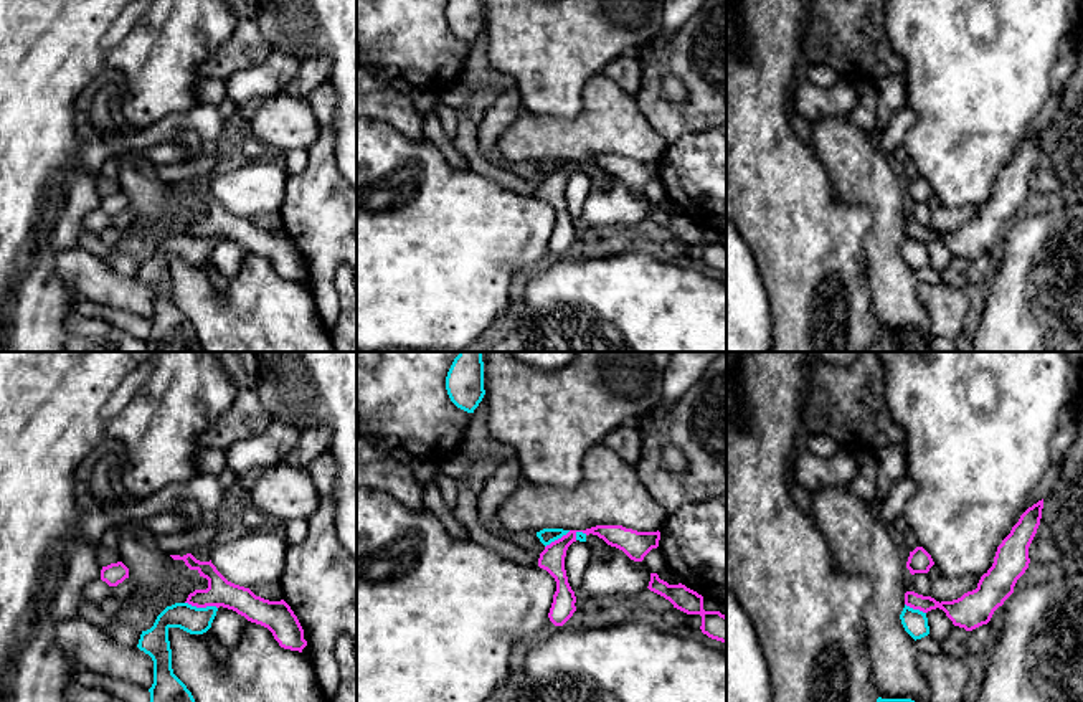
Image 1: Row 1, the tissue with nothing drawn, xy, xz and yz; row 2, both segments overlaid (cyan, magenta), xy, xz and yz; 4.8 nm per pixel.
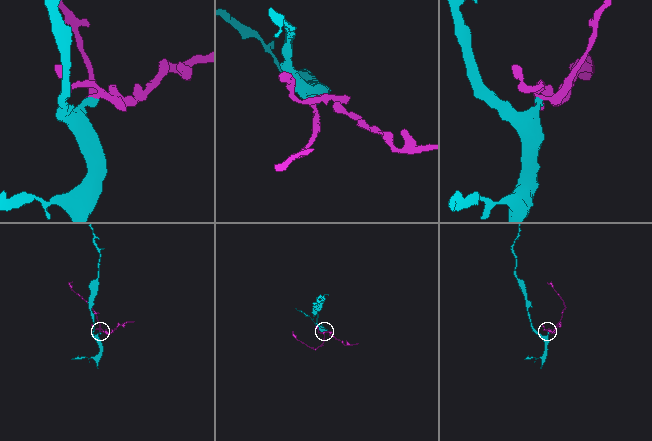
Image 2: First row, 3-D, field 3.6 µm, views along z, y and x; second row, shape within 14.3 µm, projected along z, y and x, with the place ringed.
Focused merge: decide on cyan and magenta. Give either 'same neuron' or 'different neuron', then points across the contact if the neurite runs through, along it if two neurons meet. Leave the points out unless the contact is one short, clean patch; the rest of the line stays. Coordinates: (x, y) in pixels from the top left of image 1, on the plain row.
different neuron; border xy (185, 232), (195, 237), (217, 238)

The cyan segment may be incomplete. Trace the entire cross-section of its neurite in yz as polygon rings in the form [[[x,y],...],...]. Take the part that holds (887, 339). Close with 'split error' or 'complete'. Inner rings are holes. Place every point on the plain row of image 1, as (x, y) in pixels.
[[[877,329],[868,352],[933,352],[911,329]]]; complete

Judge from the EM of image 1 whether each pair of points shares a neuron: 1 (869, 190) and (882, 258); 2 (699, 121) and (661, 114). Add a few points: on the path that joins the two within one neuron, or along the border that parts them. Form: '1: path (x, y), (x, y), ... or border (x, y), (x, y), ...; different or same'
1: path (882, 207), (882, 241); same
2: path (689, 118), (671, 118); same

